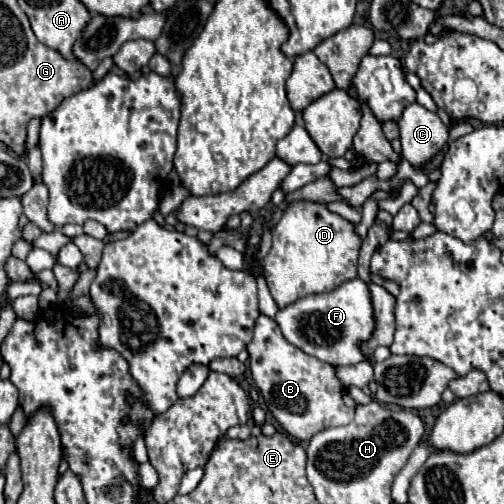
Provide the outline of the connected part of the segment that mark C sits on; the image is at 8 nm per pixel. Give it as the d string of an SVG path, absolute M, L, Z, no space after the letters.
M420 104L406 106L398 126L404 148L402 158L406 158L414 168L420 168L424 162L428 162L448 140L448 130L436 112L430 112Z

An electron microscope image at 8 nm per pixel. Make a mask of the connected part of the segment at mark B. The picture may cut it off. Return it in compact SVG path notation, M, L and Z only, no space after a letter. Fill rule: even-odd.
M264 314L258 316L254 338L248 344L248 354L252 380L268 410L282 430L298 442L308 442L316 432L330 426L344 426L354 418L354 408L348 408L342 400L344 386L334 374L334 366L300 352L294 344L288 344L272 318Z

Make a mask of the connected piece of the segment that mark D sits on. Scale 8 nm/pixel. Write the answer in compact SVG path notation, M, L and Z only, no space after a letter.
M292 202L274 226L272 248L264 258L264 278L278 308L286 308L304 296L332 292L344 280L356 278L362 242L354 224L330 212L324 204Z

